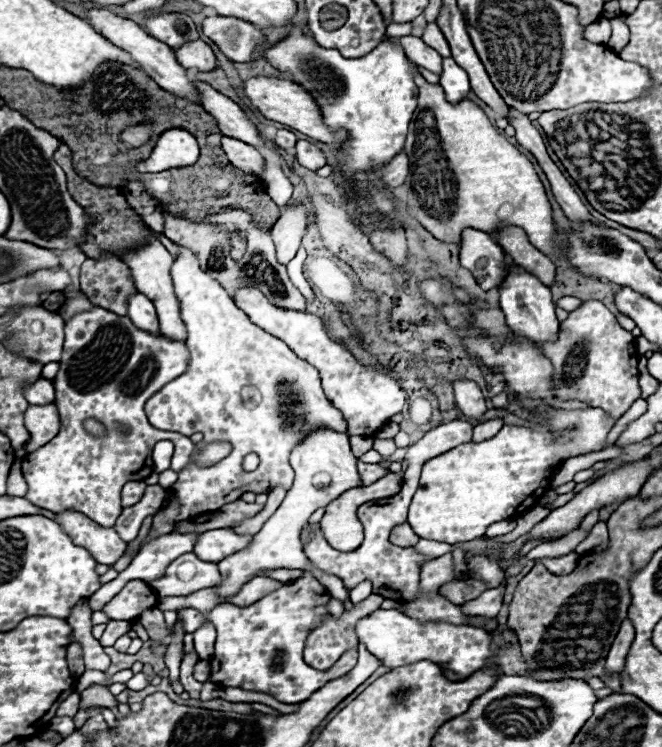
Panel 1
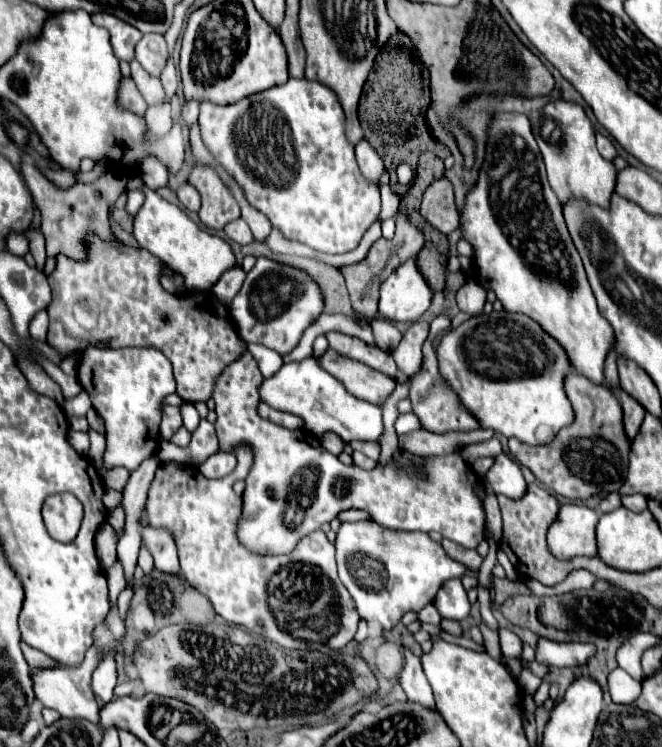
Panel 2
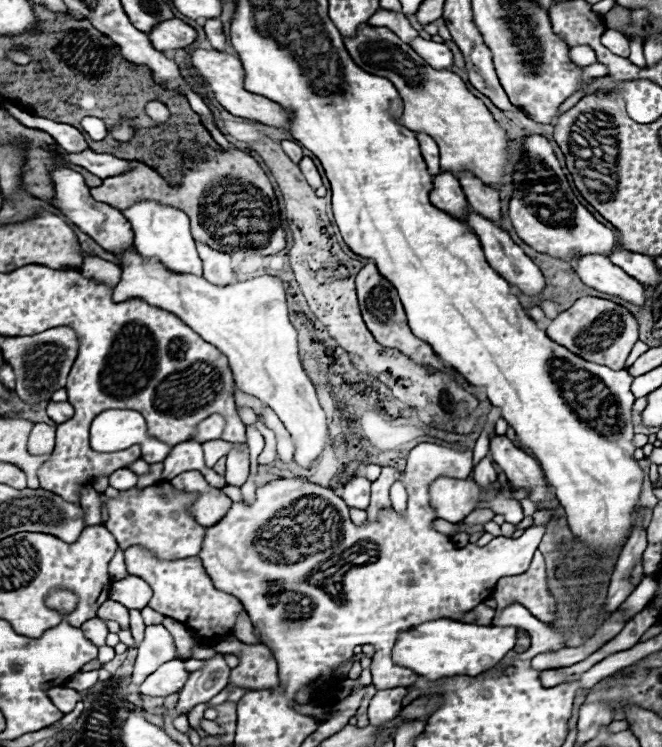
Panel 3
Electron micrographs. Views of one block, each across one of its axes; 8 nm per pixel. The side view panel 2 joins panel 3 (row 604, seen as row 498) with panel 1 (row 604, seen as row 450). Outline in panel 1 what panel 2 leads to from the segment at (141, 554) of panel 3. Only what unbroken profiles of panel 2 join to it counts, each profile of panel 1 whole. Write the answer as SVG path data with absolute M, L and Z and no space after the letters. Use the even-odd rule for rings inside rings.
M256 576L252 578L248 584L242 586L242 590L232 598L232 604L236 606L248 606L248 604L254 604L256 600L260 600L264 594L272 592L276 588L276 580L272 578L262 578L262 576Z

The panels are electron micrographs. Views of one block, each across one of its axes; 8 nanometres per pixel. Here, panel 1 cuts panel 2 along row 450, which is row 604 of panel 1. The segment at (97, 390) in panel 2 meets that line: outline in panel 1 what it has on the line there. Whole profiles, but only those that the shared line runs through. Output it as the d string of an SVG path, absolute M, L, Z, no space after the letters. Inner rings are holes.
M128 582L122 592L118 592L104 608L102 612L110 618L110 620L134 620L140 616L140 612L156 606L158 596L156 592L146 586L144 582Z

